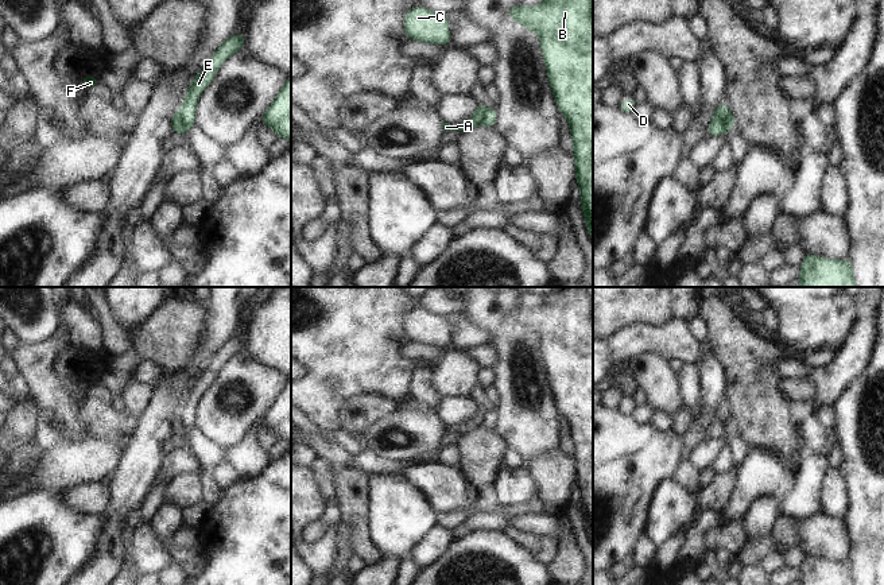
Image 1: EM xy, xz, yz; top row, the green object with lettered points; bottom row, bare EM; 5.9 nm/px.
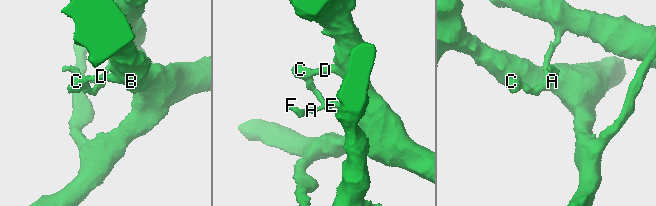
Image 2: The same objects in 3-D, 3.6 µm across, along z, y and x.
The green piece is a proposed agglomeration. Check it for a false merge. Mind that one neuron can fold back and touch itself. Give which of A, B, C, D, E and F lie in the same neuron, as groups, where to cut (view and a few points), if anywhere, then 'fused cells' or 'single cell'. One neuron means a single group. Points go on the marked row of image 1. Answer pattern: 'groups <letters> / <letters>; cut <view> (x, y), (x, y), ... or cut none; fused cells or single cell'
groups A B C D F / E; cut xy (177, 112), (186, 131); fused cells

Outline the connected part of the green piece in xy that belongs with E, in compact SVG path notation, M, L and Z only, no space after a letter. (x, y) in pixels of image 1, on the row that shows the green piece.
M241 32L228 38L222 46L214 53L208 65L195 75L190 84L185 101L179 108L183 127L186 132L195 124L195 106L202 90L213 81L217 70L225 59L244 47L244 36Z

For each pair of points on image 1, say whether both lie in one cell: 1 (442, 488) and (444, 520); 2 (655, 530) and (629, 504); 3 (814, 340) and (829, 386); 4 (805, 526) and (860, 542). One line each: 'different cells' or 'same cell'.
1: different cells
2: different cells
3: different cells
4: different cells

